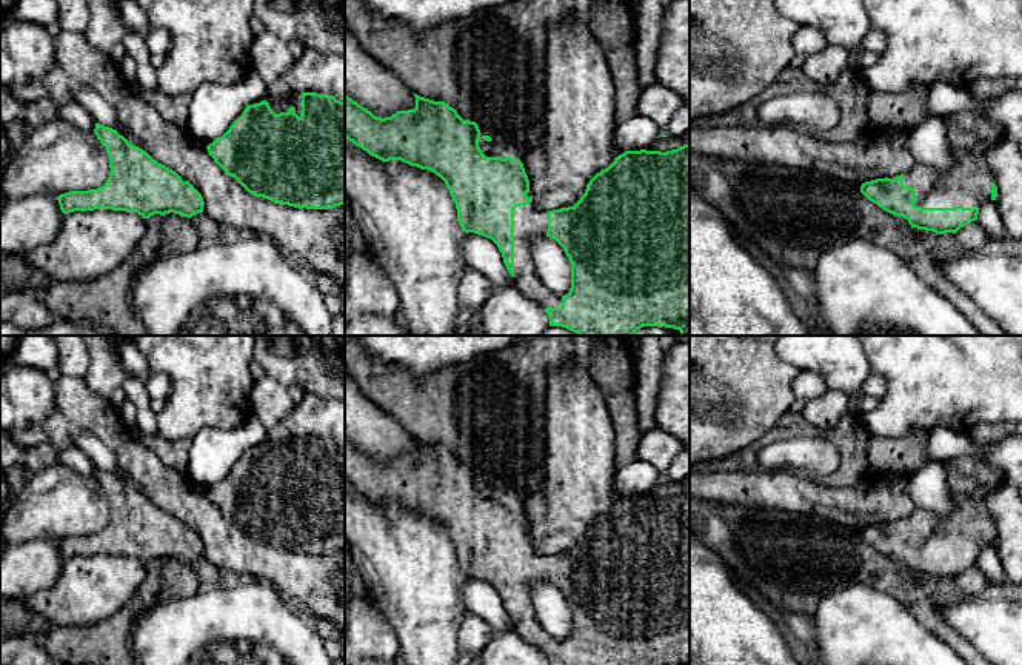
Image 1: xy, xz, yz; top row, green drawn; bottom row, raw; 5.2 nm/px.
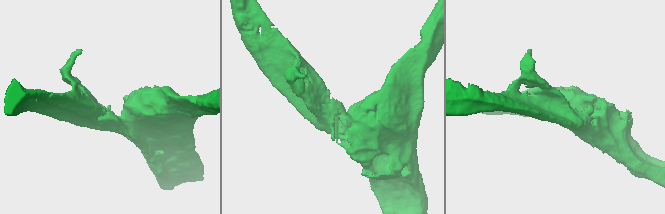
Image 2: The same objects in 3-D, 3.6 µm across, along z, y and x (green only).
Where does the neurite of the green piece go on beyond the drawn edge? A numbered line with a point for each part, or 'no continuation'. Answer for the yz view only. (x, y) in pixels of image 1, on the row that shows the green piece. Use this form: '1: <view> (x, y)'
1: yz (968, 183)

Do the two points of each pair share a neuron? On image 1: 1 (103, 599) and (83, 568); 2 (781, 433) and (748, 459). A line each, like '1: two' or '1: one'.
1: one
2: one

